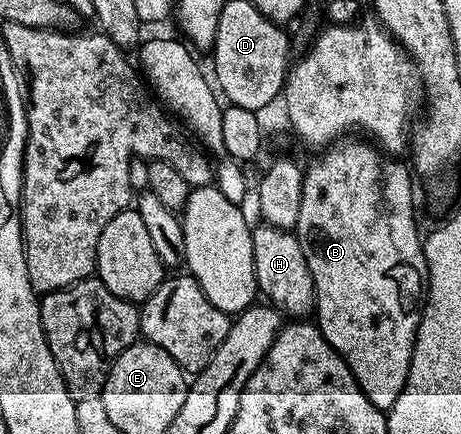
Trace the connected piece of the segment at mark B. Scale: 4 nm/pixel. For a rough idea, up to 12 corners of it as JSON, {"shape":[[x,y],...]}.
{"shape":[[335,143],[296,237],[318,330],[364,396],[404,392],[430,281],[414,182]]}

